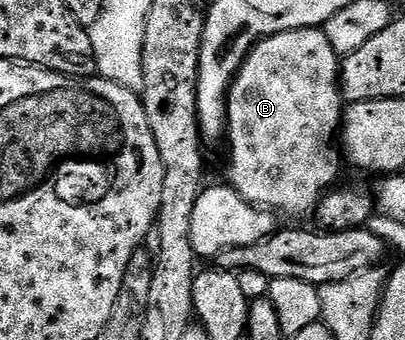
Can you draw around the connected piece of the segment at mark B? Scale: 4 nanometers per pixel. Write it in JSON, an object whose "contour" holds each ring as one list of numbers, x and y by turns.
{"contour":[[300,27,294,31,284,31,278,35,272,35,259,42,245,58,229,88,228,96,228,130,229,141,229,179,228,186,234,187,244,199,262,209,268,209,274,213,282,211,285,215,309,215,316,212,317,204,325,198,327,192,334,186,333,183,341,175,341,163,343,155,339,150,338,135,343,118,343,100,341,98,341,64,335,48,331,45,328,34,324,30,315,27]]}

